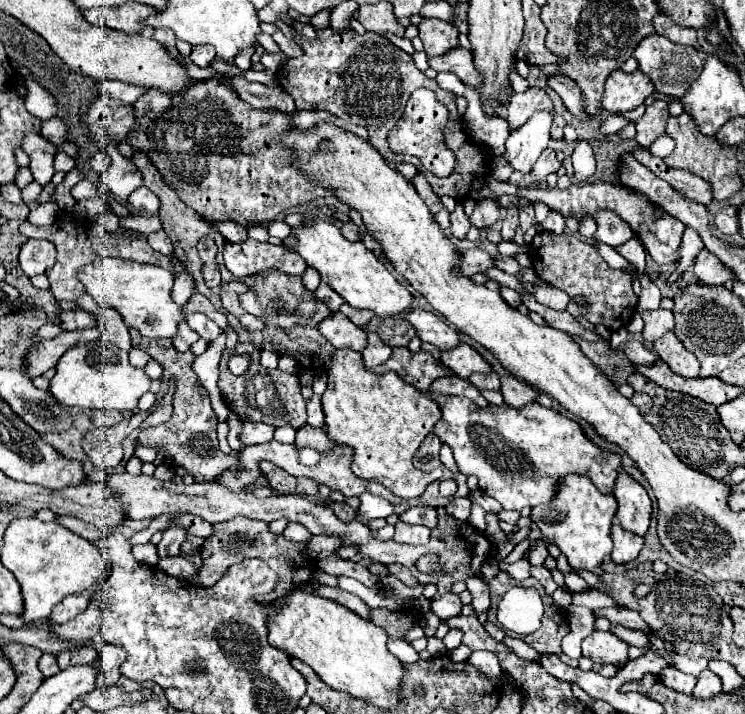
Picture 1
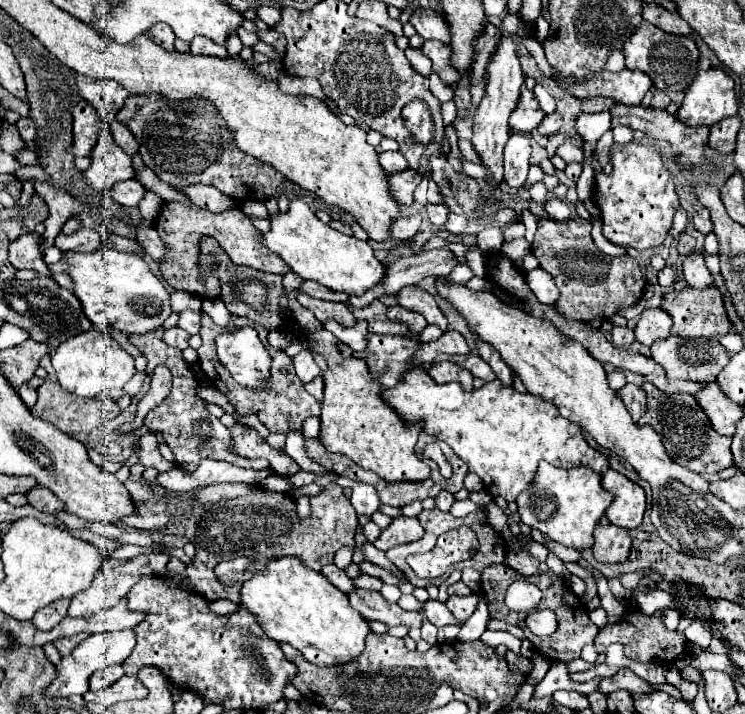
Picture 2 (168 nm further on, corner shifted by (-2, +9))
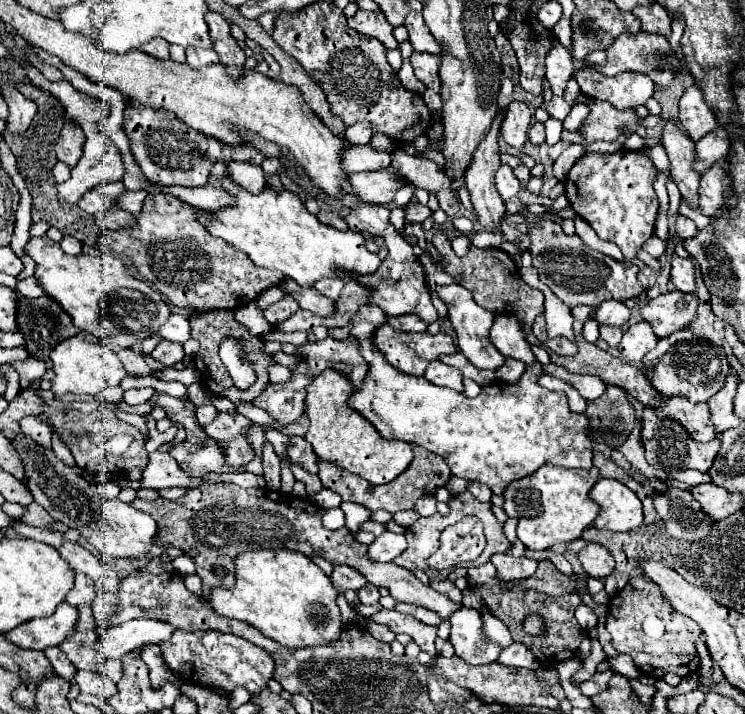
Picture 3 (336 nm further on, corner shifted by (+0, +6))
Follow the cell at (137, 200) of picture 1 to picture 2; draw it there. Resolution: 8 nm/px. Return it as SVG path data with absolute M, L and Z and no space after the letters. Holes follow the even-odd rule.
M129 179L123 183L117 183L115 187L105 191L105 199L111 199L123 207L135 207L145 195L145 187L137 179Z

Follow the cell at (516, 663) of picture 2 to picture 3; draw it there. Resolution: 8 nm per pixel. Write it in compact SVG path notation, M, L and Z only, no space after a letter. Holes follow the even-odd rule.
M461 606L451 614L449 624L449 640L459 658L471 664L487 664L499 658L501 648L493 642L487 642L481 634L481 614L477 610Z

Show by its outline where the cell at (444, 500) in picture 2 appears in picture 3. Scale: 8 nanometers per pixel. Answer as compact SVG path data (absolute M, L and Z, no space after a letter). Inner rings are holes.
M423 496L423 498L419 498L419 502L415 502L413 510L417 510L421 516L433 516L433 514L437 514L437 498Z

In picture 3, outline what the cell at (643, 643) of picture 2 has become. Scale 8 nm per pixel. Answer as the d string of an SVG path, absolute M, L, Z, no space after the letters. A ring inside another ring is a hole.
M643 576L643 578L631 578L629 584L613 596L613 600L609 602L609 612L607 612L607 630L611 634L611 644L615 650L629 654L633 662L637 664L637 668L647 676L663 678L667 672L687 676L699 668L699 654L695 648L695 640L701 636L701 630L697 622L677 612L659 592L661 592L659 586L655 586L655 582L653 584L647 582L647 578Z

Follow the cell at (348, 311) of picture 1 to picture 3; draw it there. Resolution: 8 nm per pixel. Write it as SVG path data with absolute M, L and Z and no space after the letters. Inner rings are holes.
M387 322L373 332L373 342L385 354L389 364L413 376L423 376L429 362L437 360L441 354L457 352L457 346L449 334L439 332L437 336L431 336L427 332L397 332Z

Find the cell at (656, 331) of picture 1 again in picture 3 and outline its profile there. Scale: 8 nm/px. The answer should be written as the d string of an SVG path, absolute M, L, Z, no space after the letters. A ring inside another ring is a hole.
M641 320L637 324L633 324L625 334L623 340L619 344L619 352L623 354L625 360L629 362L639 362L649 350L653 350L657 346L659 338L653 332L651 324Z

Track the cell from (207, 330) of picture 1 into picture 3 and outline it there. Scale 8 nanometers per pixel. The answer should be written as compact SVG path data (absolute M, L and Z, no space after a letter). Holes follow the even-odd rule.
M171 314L169 320L161 326L159 334L165 338L165 340L171 340L171 342L187 342L191 338L191 328L189 328L189 320L181 314Z

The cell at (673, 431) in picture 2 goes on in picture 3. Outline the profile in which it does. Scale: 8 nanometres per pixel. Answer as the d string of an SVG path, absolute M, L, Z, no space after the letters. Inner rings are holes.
M645 406L643 408L643 414L641 414L641 440L643 440L643 446L645 446L645 458L651 466L655 468L661 468L665 472L671 472L671 470L685 470L685 468L695 468L699 472L707 472L721 448L721 440L711 440L707 444L701 444L701 442L695 442L687 430L675 422L673 418L659 418L657 416L657 410L653 406Z

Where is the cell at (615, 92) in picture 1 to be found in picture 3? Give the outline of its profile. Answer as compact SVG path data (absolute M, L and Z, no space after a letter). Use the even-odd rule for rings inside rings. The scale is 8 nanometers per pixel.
M591 62L573 74L581 92L587 98L607 100L619 110L635 110L643 106L651 96L655 84L645 74L617 74L605 76Z

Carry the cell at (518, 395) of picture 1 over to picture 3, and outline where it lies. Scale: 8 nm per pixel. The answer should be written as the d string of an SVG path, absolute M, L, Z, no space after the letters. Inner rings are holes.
M449 284L449 286L437 286L437 296L445 302L447 310L449 310L449 320L457 332L457 344L461 348L461 352L469 358L471 364L479 366L479 368L489 368L489 370L499 370L505 362L505 356L493 346L491 338L489 338L489 330L493 326L493 314L489 310L485 310L483 306L479 306L471 292L467 288L463 288L461 284Z

